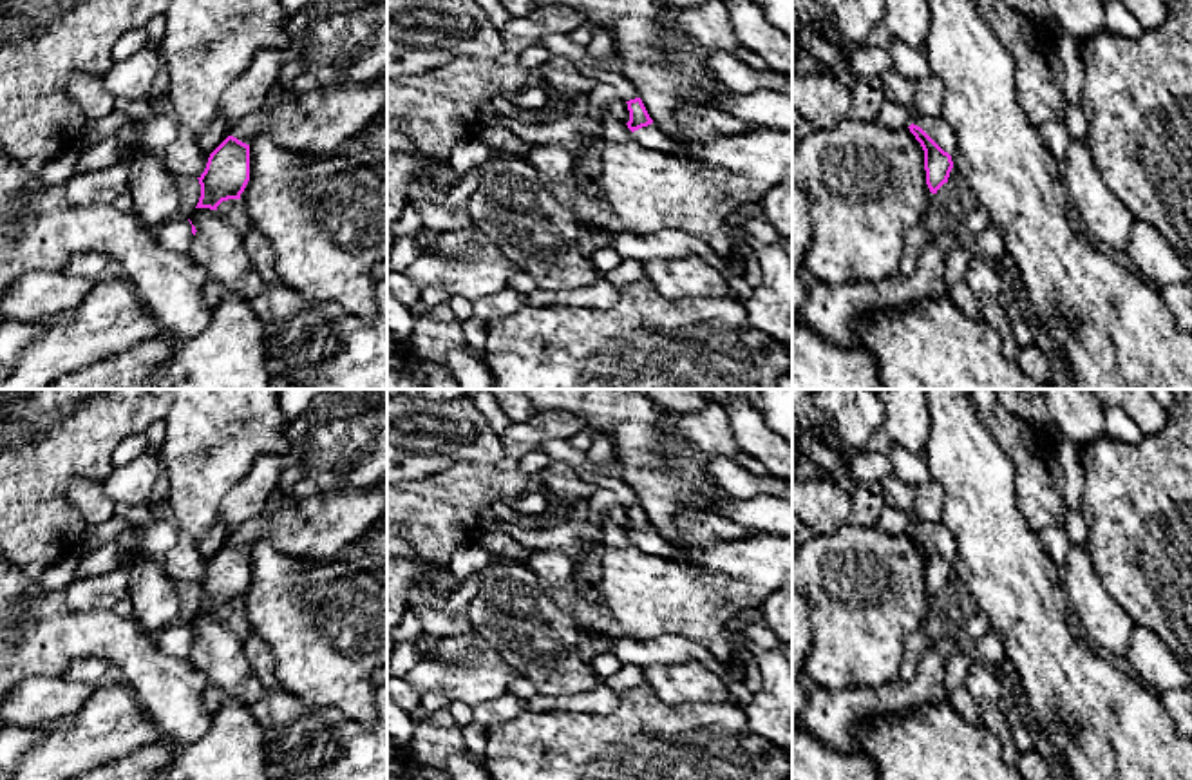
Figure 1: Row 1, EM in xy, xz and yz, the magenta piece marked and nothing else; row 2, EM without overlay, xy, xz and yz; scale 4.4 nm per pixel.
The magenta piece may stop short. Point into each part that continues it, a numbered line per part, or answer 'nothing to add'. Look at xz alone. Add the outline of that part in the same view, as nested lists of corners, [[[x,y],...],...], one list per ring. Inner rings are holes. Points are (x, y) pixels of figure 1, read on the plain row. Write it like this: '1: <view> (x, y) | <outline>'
1: xz (695, 529) | [[[686,510],[676,518],[676,528],[676,541],[666,539],[657,528],[635,536],[633,541],[648,554],[655,554],[664,559],[676,559],[678,556],[689,557],[707,541],[745,539],[749,534],[749,528],[743,525],[713,510]]]

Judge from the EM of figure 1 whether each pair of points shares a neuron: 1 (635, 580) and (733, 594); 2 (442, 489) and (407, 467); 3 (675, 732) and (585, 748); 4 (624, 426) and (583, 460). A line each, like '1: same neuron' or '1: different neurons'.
1: same neuron
2: different neurons
3: same neuron
4: different neurons

